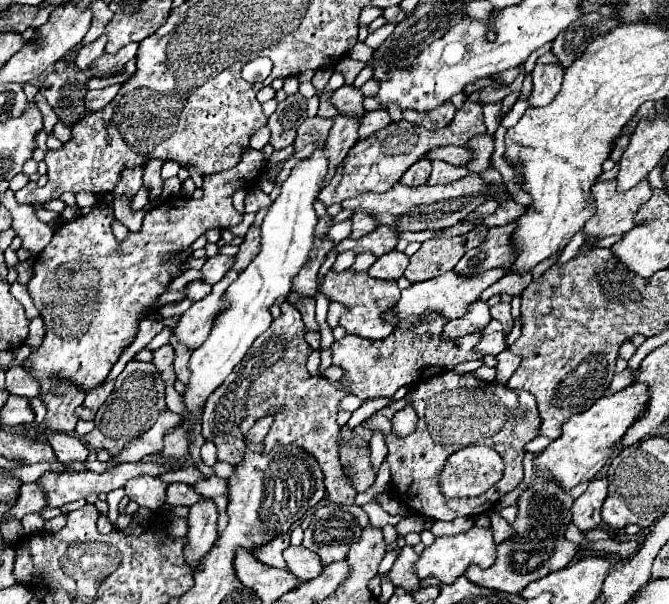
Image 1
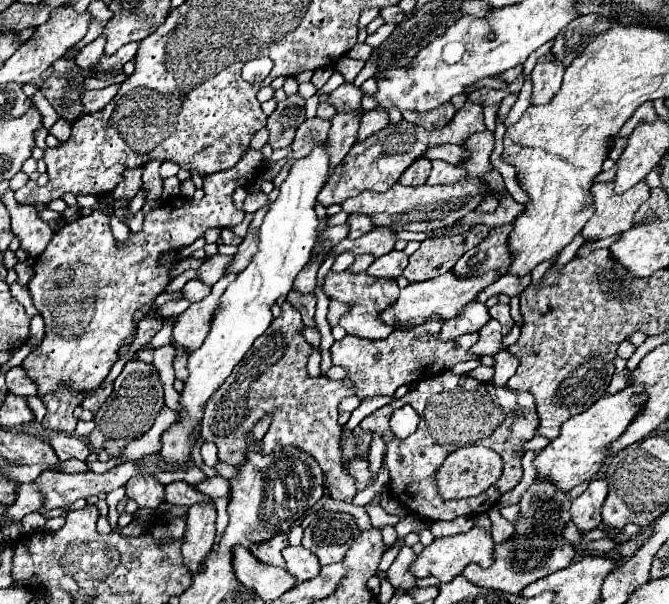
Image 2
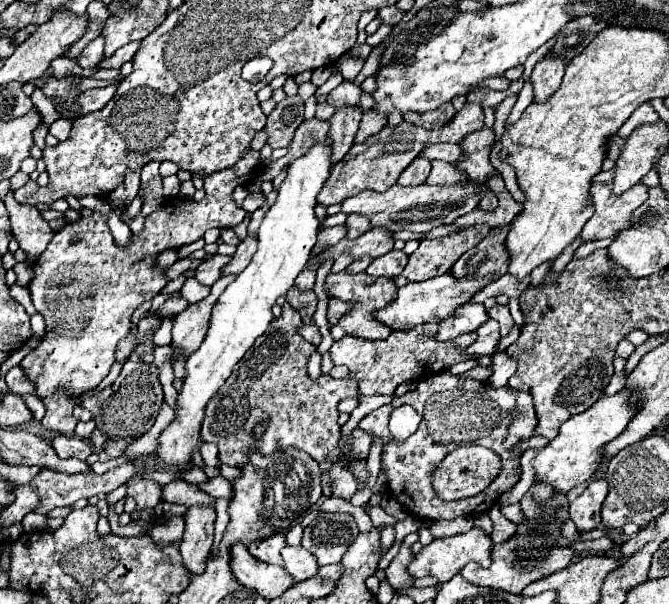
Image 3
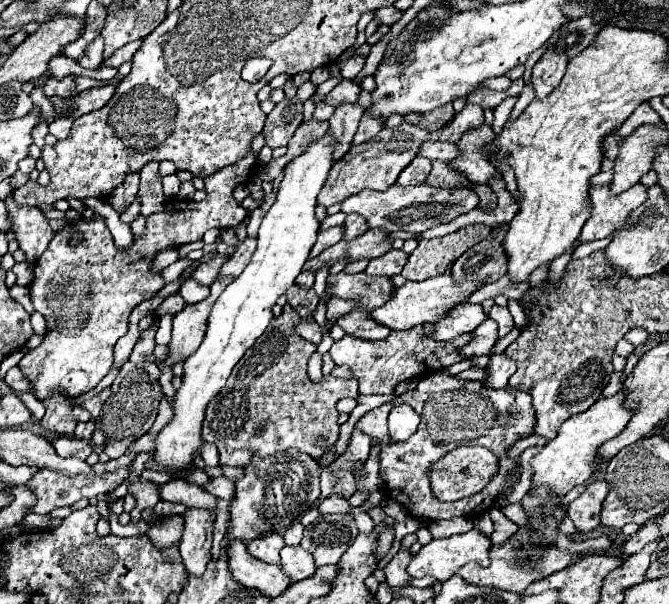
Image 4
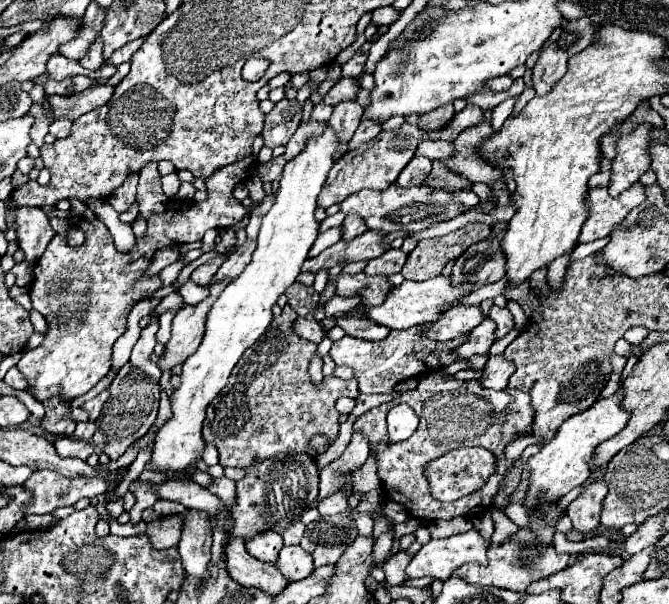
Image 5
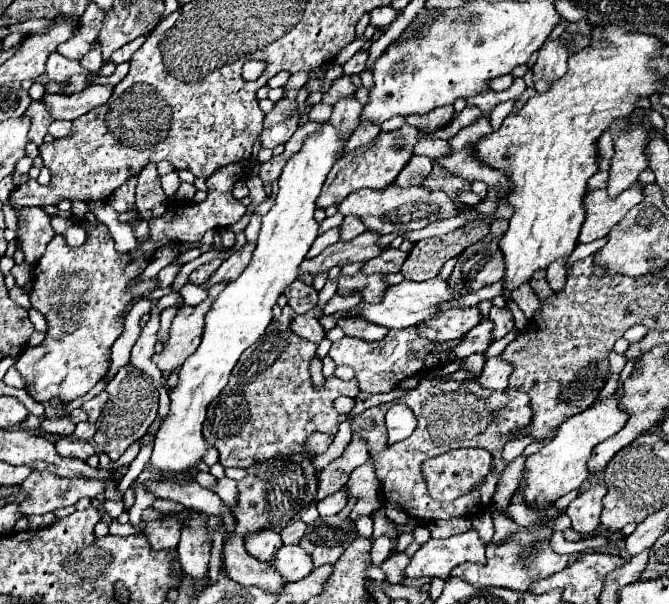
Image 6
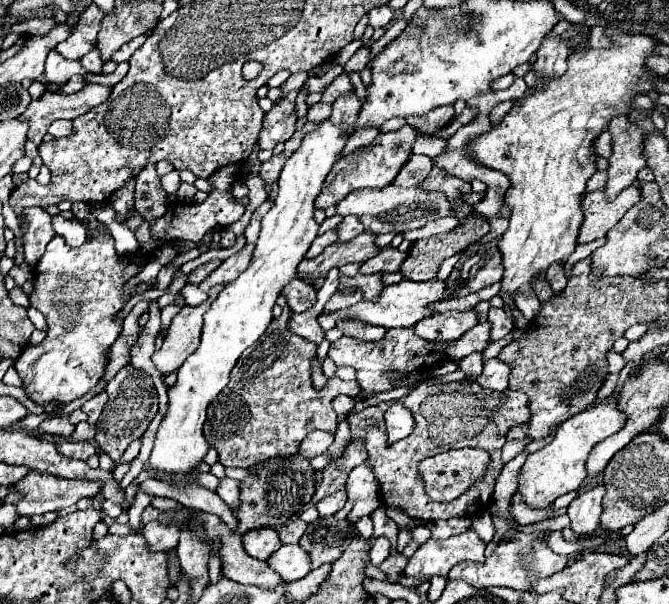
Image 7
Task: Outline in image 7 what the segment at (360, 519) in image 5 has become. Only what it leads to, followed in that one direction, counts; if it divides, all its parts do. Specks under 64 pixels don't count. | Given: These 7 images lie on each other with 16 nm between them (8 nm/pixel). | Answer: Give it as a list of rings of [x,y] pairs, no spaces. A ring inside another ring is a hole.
[[[364,516],[360,518],[355,524],[357,534],[365,539],[370,539],[373,537],[373,524],[369,516]]]

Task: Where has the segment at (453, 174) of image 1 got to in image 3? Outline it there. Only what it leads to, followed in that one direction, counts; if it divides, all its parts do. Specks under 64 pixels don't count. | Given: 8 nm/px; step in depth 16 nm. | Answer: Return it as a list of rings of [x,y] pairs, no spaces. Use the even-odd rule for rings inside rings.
[[[432,160],[432,172],[430,172],[426,184],[430,184],[430,186],[454,186],[454,184],[460,184],[464,180],[466,180],[466,174],[462,170],[454,168],[448,162]]]

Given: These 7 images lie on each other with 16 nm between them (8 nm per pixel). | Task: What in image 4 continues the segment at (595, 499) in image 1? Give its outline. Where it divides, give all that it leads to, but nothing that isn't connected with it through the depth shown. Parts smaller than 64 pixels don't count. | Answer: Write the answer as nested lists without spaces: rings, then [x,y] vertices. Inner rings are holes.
[[[604,480],[590,482],[588,488],[568,506],[568,516],[578,532],[590,532],[600,526],[602,500],[608,494],[608,484]]]

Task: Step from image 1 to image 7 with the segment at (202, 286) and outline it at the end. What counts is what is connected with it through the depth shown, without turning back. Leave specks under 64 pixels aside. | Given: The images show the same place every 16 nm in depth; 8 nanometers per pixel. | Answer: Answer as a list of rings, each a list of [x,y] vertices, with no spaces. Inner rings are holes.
[[[187,283],[181,292],[184,294],[186,305],[190,306],[198,306],[208,298],[208,294],[202,291],[196,284]]]

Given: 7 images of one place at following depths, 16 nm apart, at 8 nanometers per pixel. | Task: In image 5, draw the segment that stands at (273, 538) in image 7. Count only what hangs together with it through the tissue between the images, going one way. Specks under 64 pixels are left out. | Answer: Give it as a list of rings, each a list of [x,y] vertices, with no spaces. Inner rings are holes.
[[[258,532],[256,536],[246,540],[246,550],[250,556],[262,560],[262,562],[274,562],[276,552],[284,546],[278,532]]]

